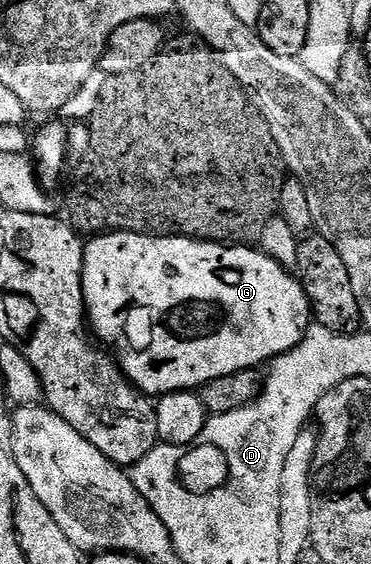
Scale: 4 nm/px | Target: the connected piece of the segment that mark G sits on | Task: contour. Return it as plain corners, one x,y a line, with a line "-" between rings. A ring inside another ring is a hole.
129,235
100,239
100,242
89,239
84,248
83,289
84,310
89,324
94,328
95,338
111,352
125,377
149,397
169,395
175,391
196,391
218,377
226,377
226,373
251,371
264,362
267,364
296,347
312,325
311,303
303,283
273,257
248,245
205,243
203,239
184,239
181,236
174,240
133,238

